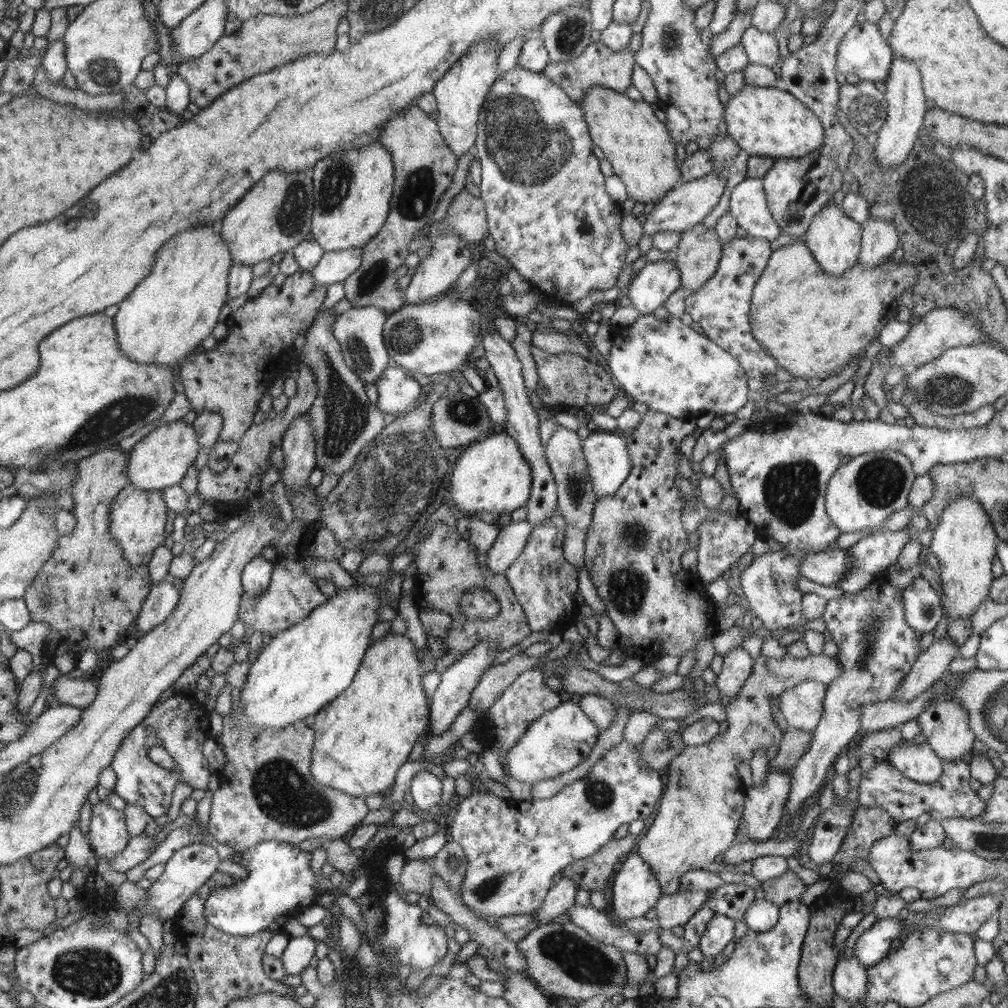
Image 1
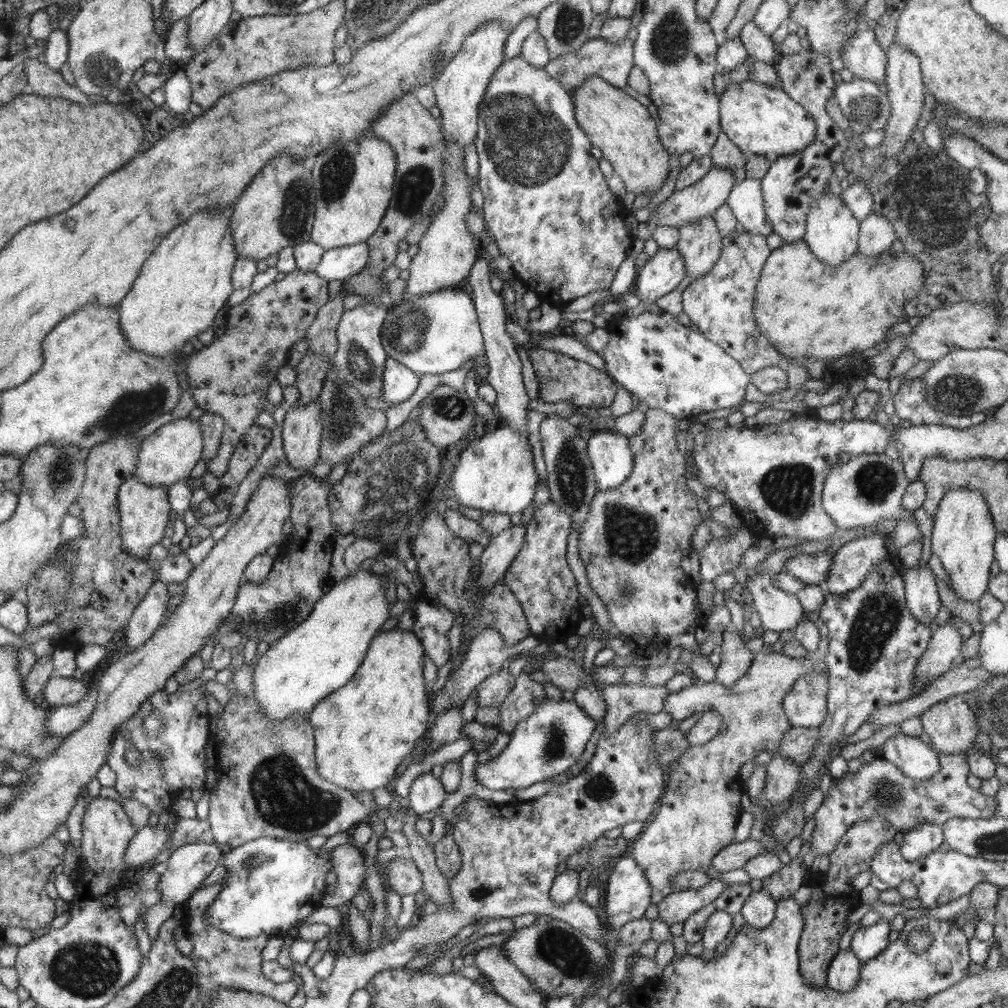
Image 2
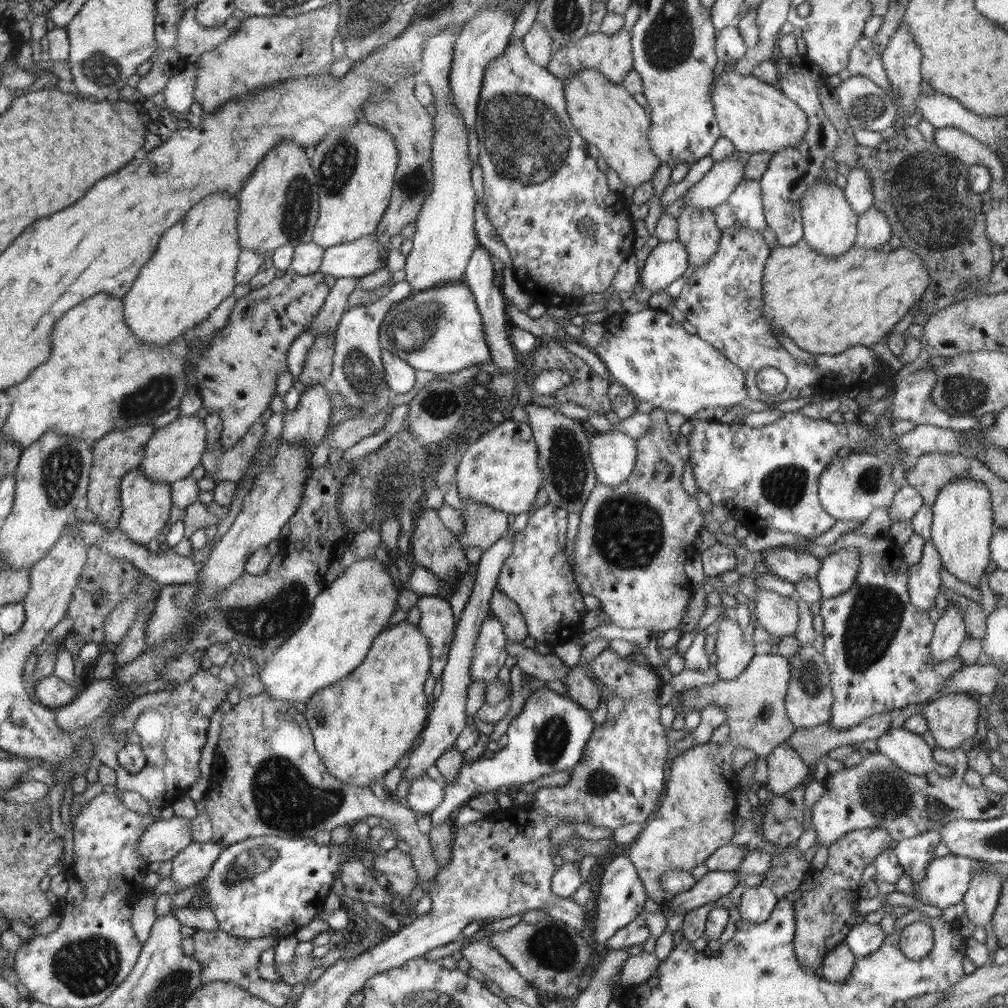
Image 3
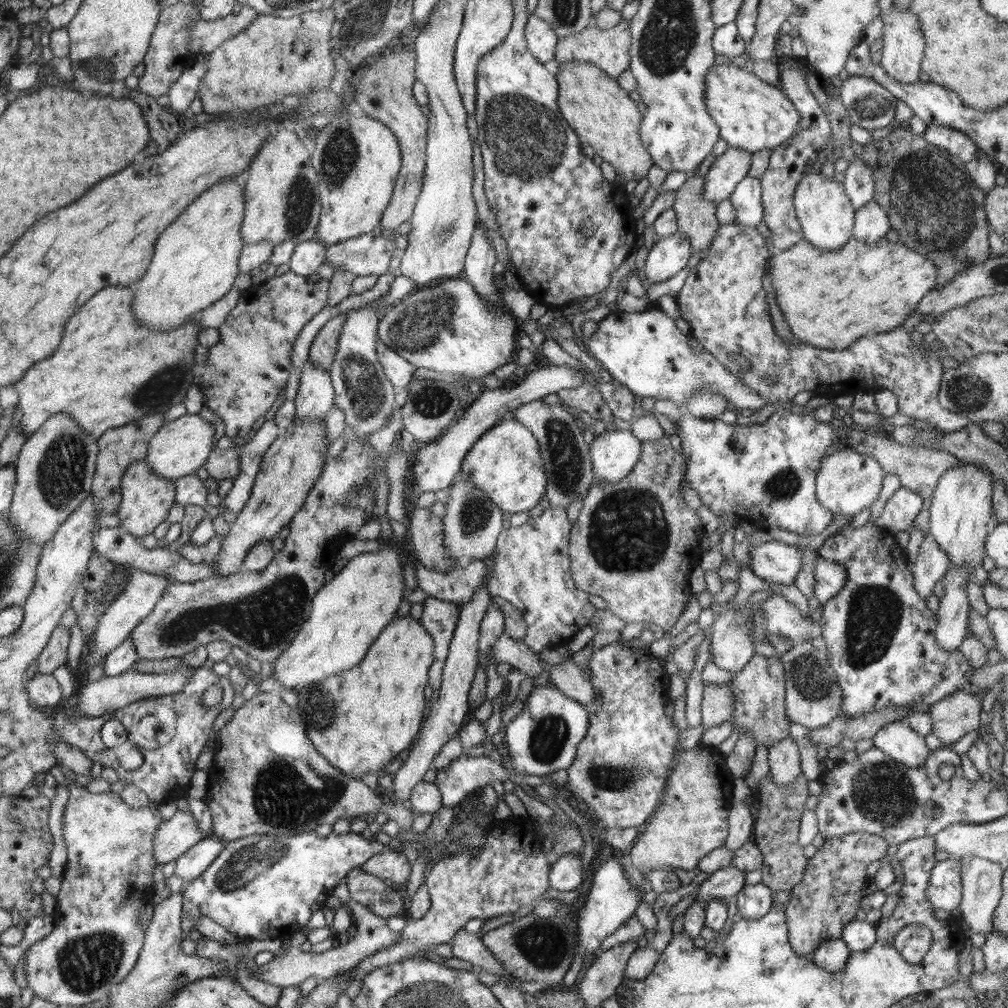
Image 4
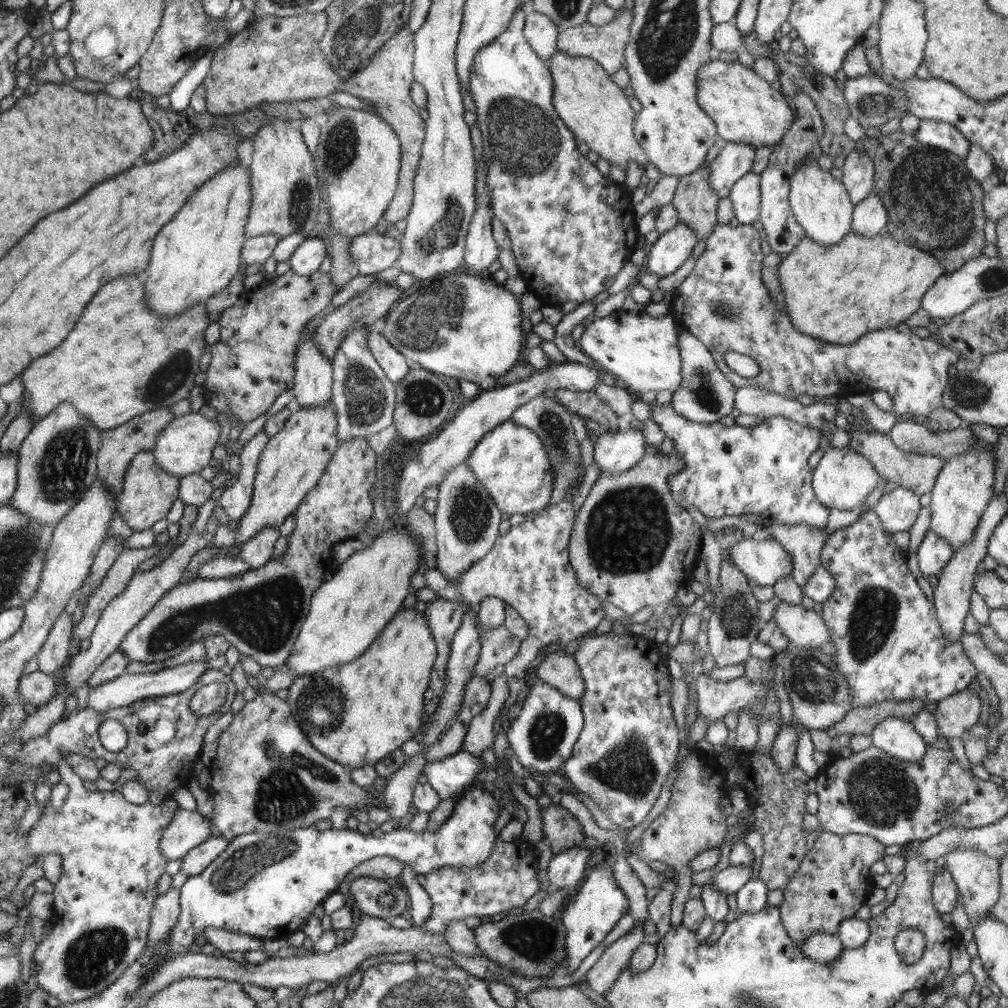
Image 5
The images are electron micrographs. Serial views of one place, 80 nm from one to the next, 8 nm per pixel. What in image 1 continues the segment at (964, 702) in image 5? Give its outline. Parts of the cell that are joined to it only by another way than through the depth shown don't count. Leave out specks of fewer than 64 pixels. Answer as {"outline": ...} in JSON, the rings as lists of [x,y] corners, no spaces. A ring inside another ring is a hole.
{"outline":[[[934,702],[918,716],[926,744],[942,760],[962,760],[971,755],[975,741],[968,714],[960,702]]]}

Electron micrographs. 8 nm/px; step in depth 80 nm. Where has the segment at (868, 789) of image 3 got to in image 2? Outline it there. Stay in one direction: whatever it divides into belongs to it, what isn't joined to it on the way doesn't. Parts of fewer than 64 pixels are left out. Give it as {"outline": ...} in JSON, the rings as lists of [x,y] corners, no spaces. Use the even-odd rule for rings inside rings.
{"outline":[[[877,753],[868,764],[856,774],[846,773],[837,781],[825,796],[822,805],[815,811],[816,822],[810,851],[814,855],[828,855],[834,852],[845,832],[856,822],[881,816],[896,831],[912,831],[923,824],[942,825],[951,818],[991,819],[997,814],[997,802],[994,797],[986,796],[980,790],[974,790],[967,784],[970,775],[966,754],[939,754],[941,770],[930,780],[914,780],[905,776],[894,764]]]}

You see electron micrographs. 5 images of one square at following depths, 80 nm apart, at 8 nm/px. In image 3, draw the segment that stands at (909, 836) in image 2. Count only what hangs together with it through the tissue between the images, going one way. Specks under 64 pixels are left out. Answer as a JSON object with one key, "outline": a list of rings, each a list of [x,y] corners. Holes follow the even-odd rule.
{"outline":[[[924,831],[918,836],[898,841],[894,855],[897,856],[904,872],[912,878],[914,896],[916,896],[916,886],[921,884],[926,874],[926,867],[929,866],[935,856],[935,849],[941,842],[942,837],[938,831]]]}

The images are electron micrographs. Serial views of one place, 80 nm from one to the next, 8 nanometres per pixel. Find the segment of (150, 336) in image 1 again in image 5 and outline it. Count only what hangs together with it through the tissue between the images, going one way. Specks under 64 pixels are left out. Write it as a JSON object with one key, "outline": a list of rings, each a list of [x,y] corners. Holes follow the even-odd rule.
{"outline":[[[243,163],[225,166],[204,182],[204,186],[194,190],[186,200],[186,206],[182,206],[178,214],[158,232],[152,246],[150,266],[146,267],[146,278],[142,278],[146,286],[148,306],[154,312],[162,316],[178,314],[196,303],[205,302],[225,290],[241,270],[240,258],[246,240],[244,228],[252,202],[250,181],[249,167]]]}

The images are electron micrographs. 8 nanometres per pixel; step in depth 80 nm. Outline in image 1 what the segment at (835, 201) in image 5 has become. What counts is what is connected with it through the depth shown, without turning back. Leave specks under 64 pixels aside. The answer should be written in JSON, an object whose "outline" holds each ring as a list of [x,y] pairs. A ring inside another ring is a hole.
{"outline":[[[833,201],[824,204],[818,214],[812,218],[812,224],[805,234],[804,244],[810,250],[813,260],[830,276],[842,276],[852,266],[859,263],[862,244],[861,226],[846,217],[843,210]]]}

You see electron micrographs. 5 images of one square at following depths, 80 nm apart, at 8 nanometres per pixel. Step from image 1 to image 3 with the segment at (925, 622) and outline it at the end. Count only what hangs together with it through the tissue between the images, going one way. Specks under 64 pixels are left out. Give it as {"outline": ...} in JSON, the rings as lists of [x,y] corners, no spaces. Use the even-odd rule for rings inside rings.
{"outline":[[[925,541],[920,562],[908,567],[909,597],[914,606],[927,613],[943,585],[940,580],[942,568],[942,559],[931,541]]]}

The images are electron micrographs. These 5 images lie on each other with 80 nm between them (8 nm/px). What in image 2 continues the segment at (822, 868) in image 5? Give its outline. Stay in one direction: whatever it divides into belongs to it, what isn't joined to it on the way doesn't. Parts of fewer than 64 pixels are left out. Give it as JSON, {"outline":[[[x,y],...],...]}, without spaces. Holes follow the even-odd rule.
{"outline":[[[881,816],[854,823],[842,836],[838,846],[834,848],[834,852],[830,854],[828,871],[823,874],[815,874],[814,879],[807,882],[812,894],[807,904],[801,906],[804,926],[799,938],[798,954],[799,972],[802,980],[810,988],[828,988],[828,967],[840,950],[838,942],[847,931],[849,914],[859,907],[856,904],[850,904],[850,902],[854,902],[854,898],[858,898],[858,892],[851,885],[851,880],[858,873],[871,868],[871,862],[878,847],[894,841],[896,833],[896,828]]]}

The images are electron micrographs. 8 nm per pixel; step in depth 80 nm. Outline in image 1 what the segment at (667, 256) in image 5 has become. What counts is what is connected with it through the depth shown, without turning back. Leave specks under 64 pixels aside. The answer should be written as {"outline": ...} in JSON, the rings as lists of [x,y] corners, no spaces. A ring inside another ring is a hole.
{"outline":[[[673,260],[648,261],[635,278],[629,278],[625,294],[640,315],[652,315],[680,287],[680,271]]]}

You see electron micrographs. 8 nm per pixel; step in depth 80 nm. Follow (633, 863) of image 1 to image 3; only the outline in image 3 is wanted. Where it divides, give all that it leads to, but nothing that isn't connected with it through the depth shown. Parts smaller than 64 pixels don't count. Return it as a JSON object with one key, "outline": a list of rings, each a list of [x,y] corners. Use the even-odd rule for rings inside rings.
{"outline":[[[619,856],[614,858],[608,863],[600,878],[596,914],[593,917],[594,922],[591,922],[593,929],[591,934],[586,934],[589,940],[604,944],[608,938],[616,934],[617,930],[630,924],[638,914],[643,912],[647,897],[642,879],[639,877],[636,867],[630,862],[629,857]]]}

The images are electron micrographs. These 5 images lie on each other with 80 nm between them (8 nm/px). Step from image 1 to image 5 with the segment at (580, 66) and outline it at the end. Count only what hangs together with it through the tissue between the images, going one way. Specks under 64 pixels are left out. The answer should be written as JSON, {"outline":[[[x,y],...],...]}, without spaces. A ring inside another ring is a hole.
{"outline":[[[620,7],[617,10],[616,18],[604,26],[582,24],[563,30],[559,33],[557,40],[558,50],[567,55],[583,56],[594,59],[609,74],[614,74],[617,70],[625,68],[624,49],[630,36],[630,27],[632,25],[632,10],[626,7]]]}

